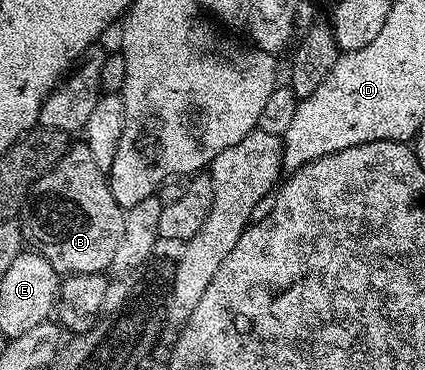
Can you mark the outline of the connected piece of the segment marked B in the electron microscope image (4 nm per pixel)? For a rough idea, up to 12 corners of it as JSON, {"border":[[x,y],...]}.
{"border":[[87,145],[21,206],[26,245],[60,276],[104,273],[126,213]]}

